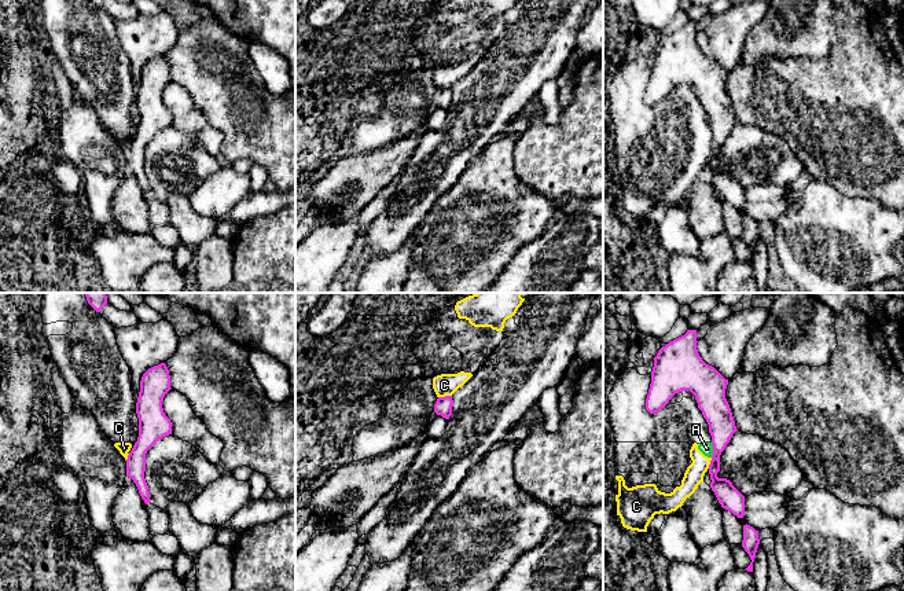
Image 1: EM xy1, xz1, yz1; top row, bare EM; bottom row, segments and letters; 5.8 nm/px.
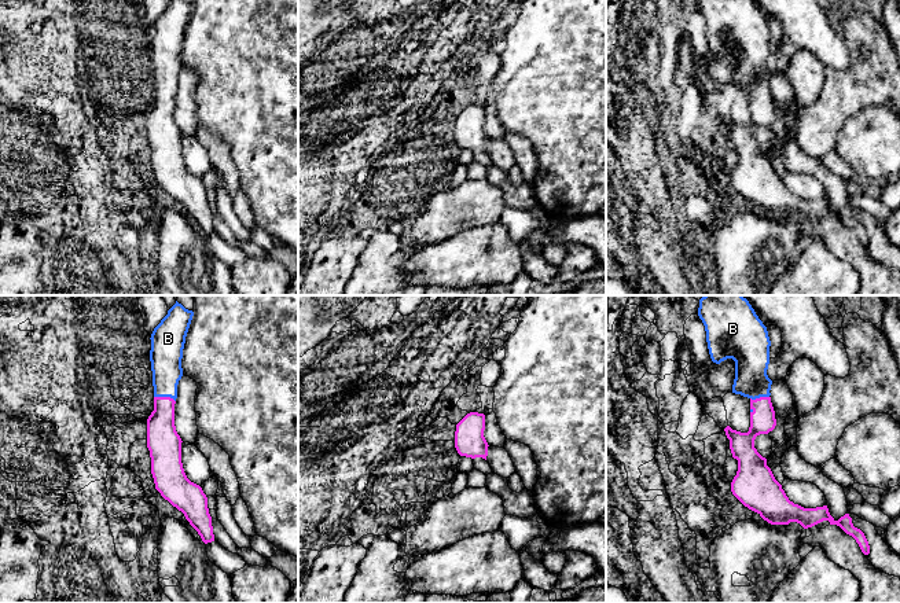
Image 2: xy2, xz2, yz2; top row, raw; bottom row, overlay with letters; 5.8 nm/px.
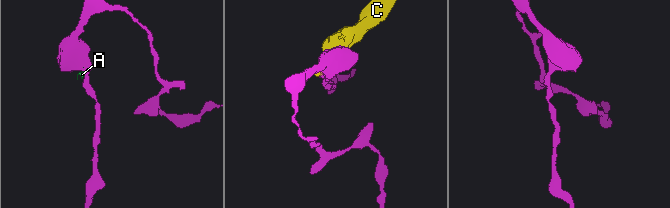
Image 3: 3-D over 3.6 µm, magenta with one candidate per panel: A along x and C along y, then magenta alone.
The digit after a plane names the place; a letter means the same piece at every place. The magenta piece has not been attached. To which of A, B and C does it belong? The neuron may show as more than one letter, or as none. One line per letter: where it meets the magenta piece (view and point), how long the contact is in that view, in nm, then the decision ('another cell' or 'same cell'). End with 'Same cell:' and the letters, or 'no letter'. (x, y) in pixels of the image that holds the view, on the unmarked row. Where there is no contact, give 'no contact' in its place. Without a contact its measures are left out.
A: yz1 (713, 142) | 90 nm | another cell
B: xy2 (165, 89) | 130 nm | same cell
C: xz1 (445, 88) | 80 nm | another cell
Same cell: B

